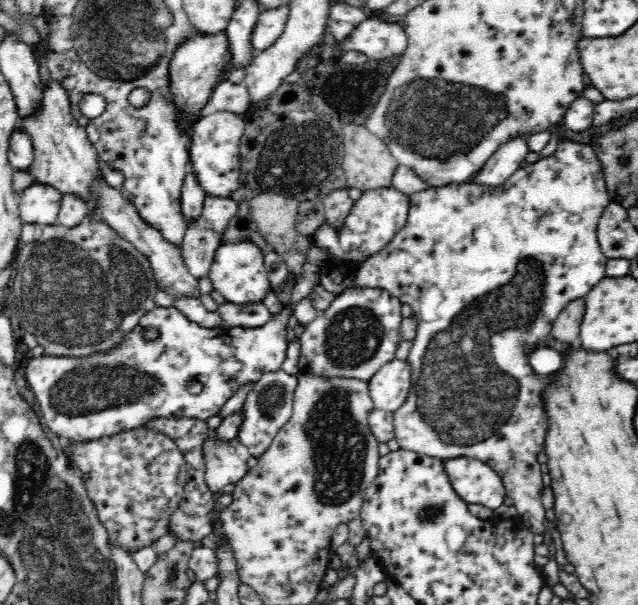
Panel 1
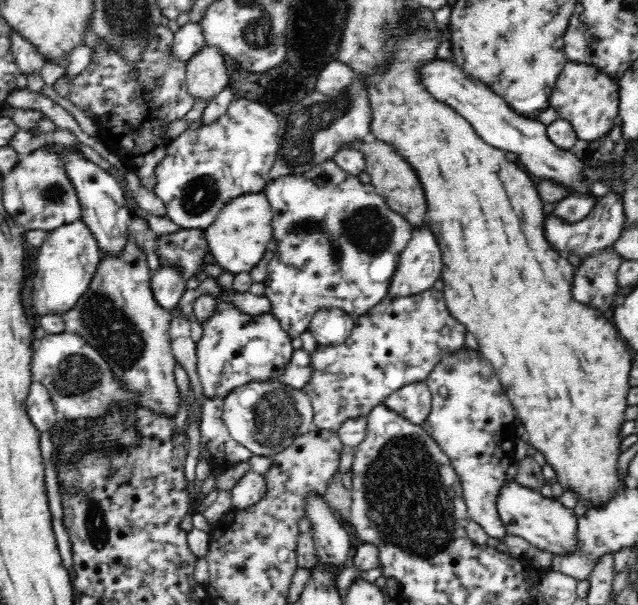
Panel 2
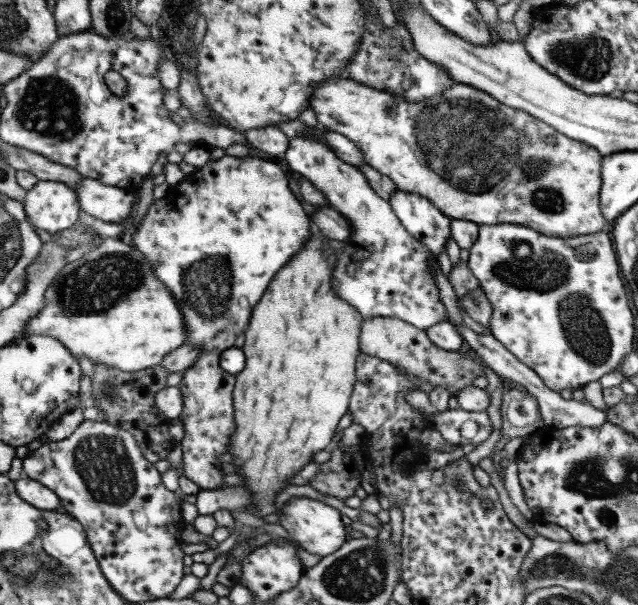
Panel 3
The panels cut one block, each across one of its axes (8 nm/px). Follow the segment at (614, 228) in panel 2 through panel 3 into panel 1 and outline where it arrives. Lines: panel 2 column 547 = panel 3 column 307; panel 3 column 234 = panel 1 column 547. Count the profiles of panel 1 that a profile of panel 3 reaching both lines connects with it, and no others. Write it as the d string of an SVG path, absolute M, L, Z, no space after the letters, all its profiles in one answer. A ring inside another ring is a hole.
M561 139L554 154L528 163L500 186L486 187L474 183L446 184L446 186L428 187L422 192L409 194L410 210L407 223L394 235L392 242L356 267L353 282L349 287L372 289L378 287L387 290L393 297L399 298L403 304L409 304L414 311L414 318L418 321L414 344L407 358L411 366L412 386L406 402L393 413L394 438L399 448L444 460L468 457L485 462L502 477L507 496L512 498L518 515L522 517L524 525L534 535L543 534L546 530L542 526L542 522L545 521L545 509L541 502L542 468L536 455L544 450L544 438L548 432L546 409L542 403L542 390L548 375L534 373L526 356L526 343L544 344L550 338L553 322L558 318L562 308L568 302L586 296L590 290L594 289L594 286L598 285L598 282L606 277L607 258L599 245L597 224L604 209L611 202L606 191L602 166L592 147Z

